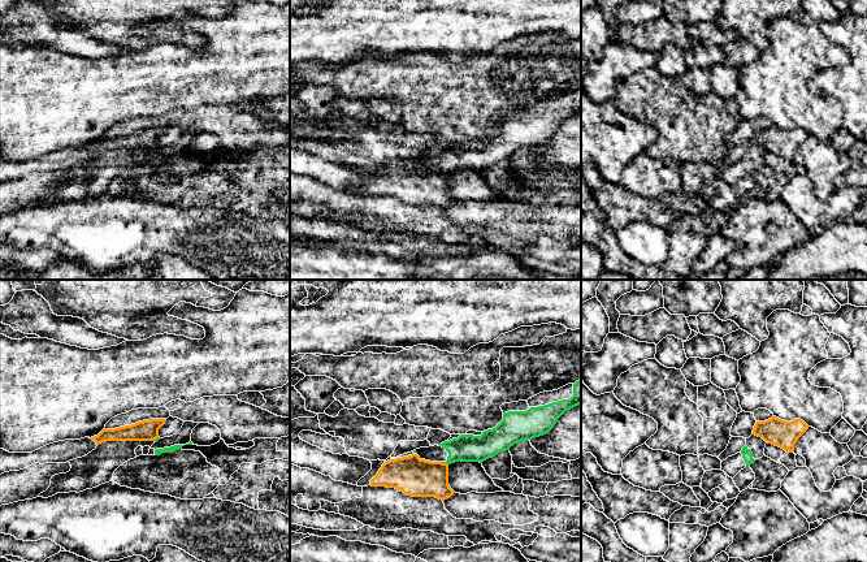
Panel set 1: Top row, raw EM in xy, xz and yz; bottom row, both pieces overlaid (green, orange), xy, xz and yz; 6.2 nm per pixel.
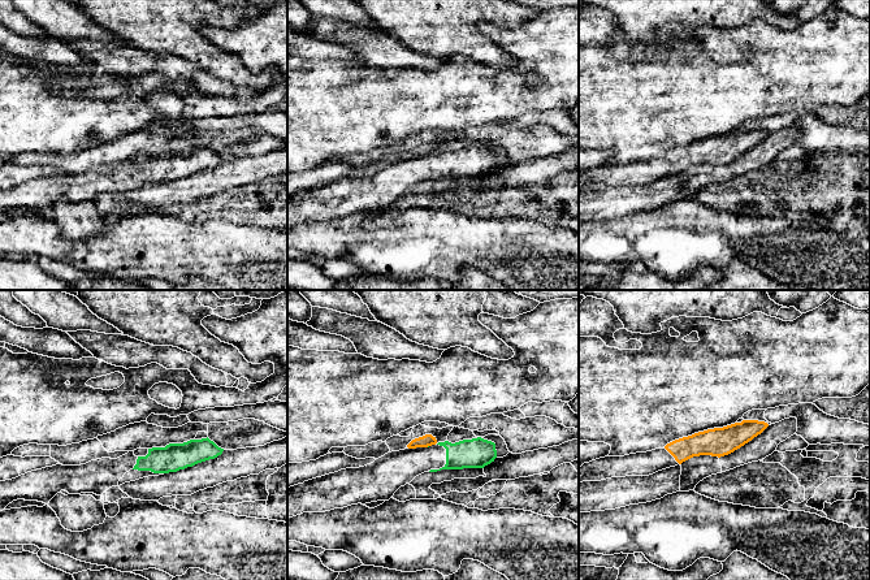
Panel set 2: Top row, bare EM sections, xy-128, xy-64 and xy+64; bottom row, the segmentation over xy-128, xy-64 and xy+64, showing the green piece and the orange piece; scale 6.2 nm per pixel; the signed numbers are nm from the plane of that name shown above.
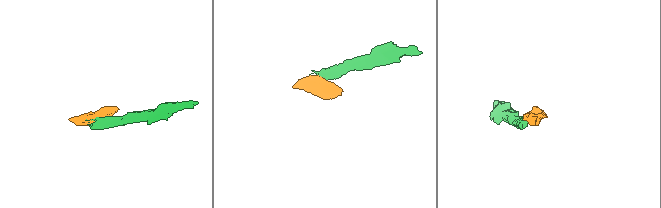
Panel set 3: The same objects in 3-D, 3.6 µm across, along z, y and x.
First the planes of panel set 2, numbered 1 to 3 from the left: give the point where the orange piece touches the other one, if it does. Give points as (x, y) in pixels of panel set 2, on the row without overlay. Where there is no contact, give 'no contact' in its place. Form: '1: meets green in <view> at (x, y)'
1: no contact
2: no contact
3: no contact

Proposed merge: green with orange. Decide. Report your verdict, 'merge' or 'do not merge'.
do not merge

